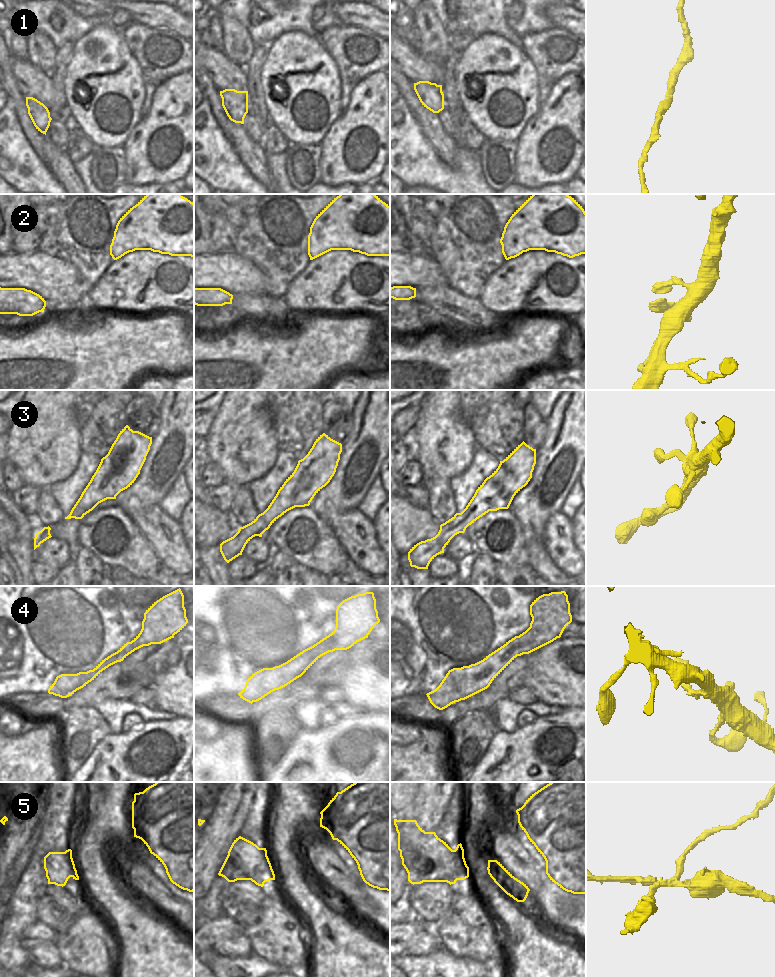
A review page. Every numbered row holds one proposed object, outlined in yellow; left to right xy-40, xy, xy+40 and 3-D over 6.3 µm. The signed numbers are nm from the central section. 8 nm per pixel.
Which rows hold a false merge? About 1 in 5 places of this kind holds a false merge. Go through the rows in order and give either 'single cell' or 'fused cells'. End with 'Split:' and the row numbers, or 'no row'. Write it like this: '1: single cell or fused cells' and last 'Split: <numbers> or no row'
1: single cell
2: single cell
3: single cell
4: single cell
5: fused cells
Split: 5

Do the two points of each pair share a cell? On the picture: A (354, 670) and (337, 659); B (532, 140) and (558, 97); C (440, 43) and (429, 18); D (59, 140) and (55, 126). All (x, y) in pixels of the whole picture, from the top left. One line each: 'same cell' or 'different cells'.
A: different cells
B: same cell
C: same cell
D: same cell

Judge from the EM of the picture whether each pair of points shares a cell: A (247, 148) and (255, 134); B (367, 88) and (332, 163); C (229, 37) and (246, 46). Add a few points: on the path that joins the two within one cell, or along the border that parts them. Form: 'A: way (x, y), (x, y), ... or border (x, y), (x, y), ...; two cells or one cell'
A: border (242, 124), (246, 133), (253, 140), (261, 143); two cells
B: way (364, 107), (364, 116), (348, 132), (343, 144); one cell
C: way (233, 38), (242, 46); one cell

